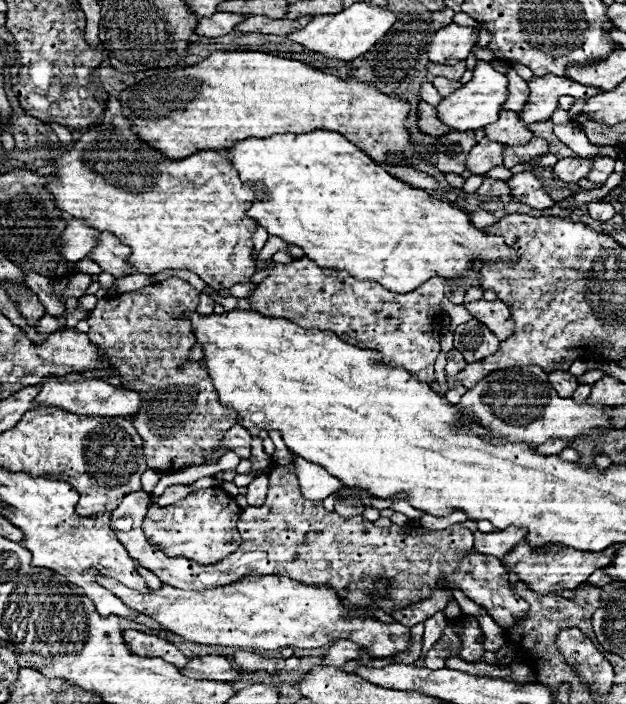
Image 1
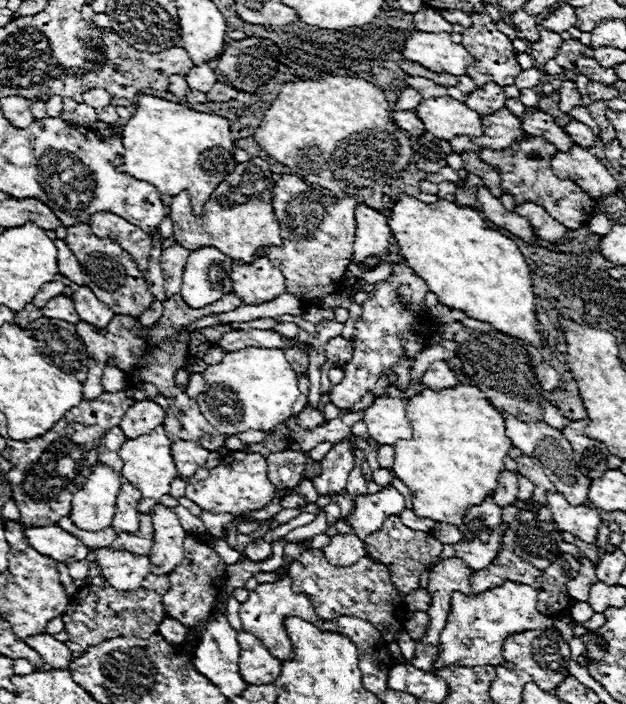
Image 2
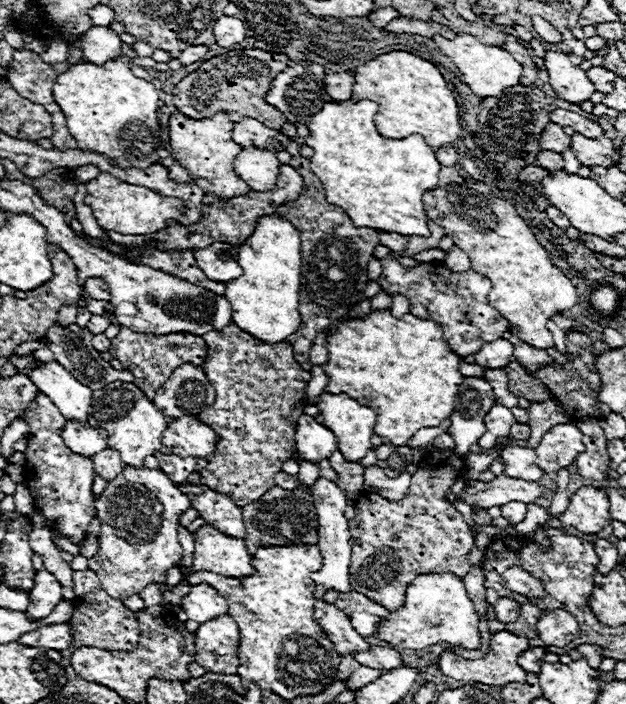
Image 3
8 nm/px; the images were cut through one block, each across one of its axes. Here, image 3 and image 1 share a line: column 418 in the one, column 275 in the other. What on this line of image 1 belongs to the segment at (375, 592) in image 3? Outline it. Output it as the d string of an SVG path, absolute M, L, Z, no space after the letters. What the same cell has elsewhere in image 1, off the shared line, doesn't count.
M272 464L268 478L270 478L270 488L268 488L268 496L266 496L264 506L260 506L260 508L248 506L240 514L238 530L240 530L240 536L242 536L244 542L240 544L240 548L234 554L230 554L228 558L224 558L218 564L200 566L200 564L196 564L188 558L168 558L162 550L152 548L152 544L148 544L148 540L146 540L146 536L140 528L140 524L144 520L144 512L148 510L148 504L150 504L150 496L144 490L130 492L130 494L124 496L122 504L112 512L112 530L116 532L118 540L124 544L128 554L140 566L154 572L164 584L172 584L172 586L182 588L182 590L202 592L202 590L208 590L208 588L228 586L236 580L242 580L242 578L248 578L248 576L276 574L276 576L288 576L292 580L306 582L306 584L318 584L318 580L326 582L326 584L336 588L336 592L344 600L344 604L348 604L348 606L368 606L370 600L372 600L370 598L370 590L374 588L372 582L376 582L378 578L394 578L398 574L418 574L418 576L426 576L426 578L436 580L440 574L446 574L450 588L464 590L464 594L470 600L474 600L478 606L484 606L488 610L488 614L494 618L494 622L502 628L512 628L518 620L522 620L528 614L528 602L522 600L520 596L514 596L514 592L510 588L510 574L500 564L500 560L494 558L494 556L484 556L484 554L472 552L474 538L472 538L472 532L468 528L454 524L452 528L460 528L460 536L448 536L448 540L436 540L436 530L428 530L426 534L418 534L418 532L424 532L424 528L394 532L394 530L388 530L388 528L376 528L368 522L356 524L354 520L344 520L336 512L328 512L322 506L320 500L306 500L300 492L298 476L296 476L296 470L294 470L292 464L286 464L286 466Z

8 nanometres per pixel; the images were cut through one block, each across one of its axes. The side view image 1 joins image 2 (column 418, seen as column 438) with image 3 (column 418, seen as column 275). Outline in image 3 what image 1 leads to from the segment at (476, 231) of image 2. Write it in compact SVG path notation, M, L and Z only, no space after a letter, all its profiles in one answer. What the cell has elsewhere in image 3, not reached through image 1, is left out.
M346 100L346 102L326 102L320 112L312 116L308 122L310 136L306 138L306 146L314 150L312 172L318 176L326 190L326 200L344 208L350 220L356 226L366 226L382 232L396 232L402 236L430 236L426 224L426 210L422 204L422 194L438 186L440 162L436 160L434 150L424 142L422 136L408 136L404 140L390 140L378 134L374 124L378 104L372 100Z

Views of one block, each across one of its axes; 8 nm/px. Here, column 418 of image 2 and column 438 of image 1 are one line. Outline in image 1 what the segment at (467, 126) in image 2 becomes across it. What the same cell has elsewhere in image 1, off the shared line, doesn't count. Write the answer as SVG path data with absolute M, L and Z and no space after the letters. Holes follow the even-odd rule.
M478 60L472 80L466 82L456 92L452 92L450 96L442 98L442 102L436 106L436 114L440 116L440 120L444 124L448 124L456 132L480 130L480 128L484 128L484 126L488 126L488 124L492 124L496 120L498 110L506 102L506 94L508 94L508 80L506 80L506 76L496 72L490 66L490 62ZM474 80L480 80L480 82L474 82Z

